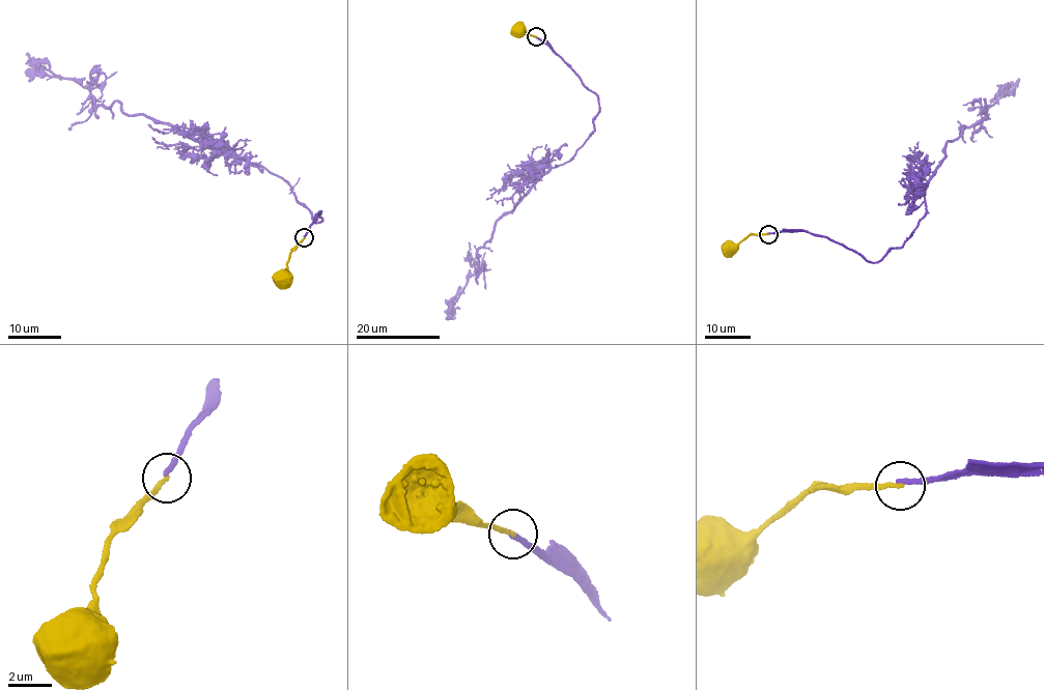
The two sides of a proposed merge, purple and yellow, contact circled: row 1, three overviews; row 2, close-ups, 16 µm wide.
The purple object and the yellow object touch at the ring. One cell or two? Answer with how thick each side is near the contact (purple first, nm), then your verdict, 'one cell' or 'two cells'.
240/200 nm | two cells

